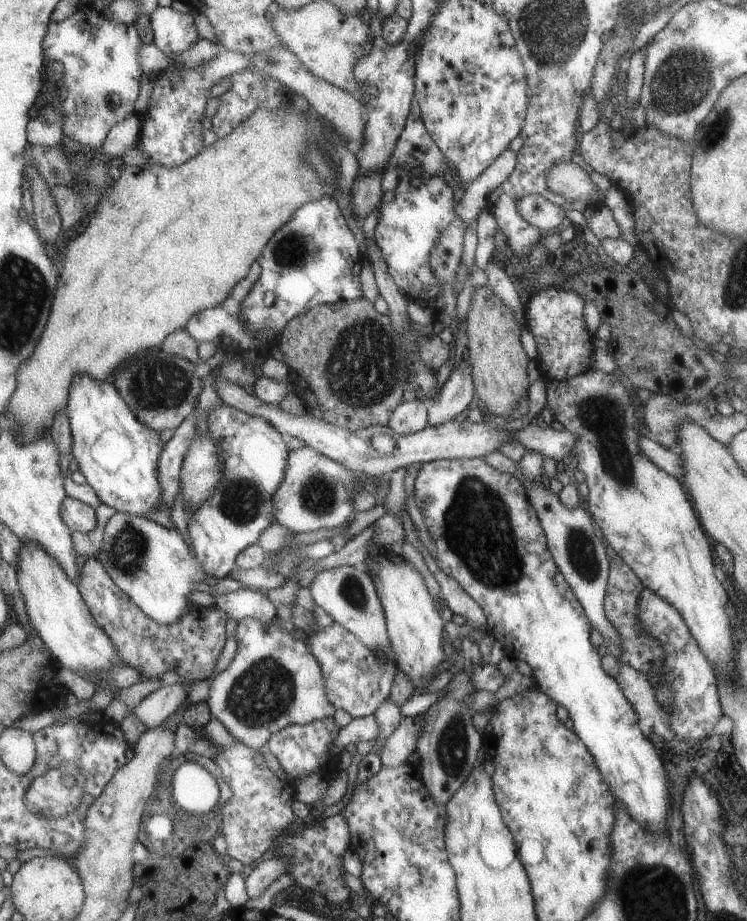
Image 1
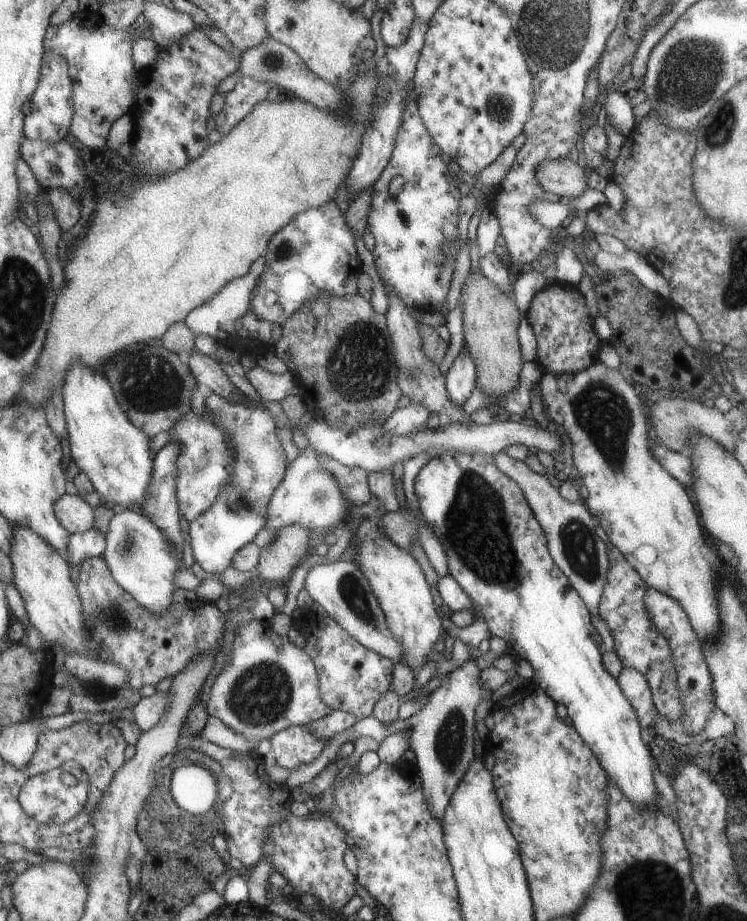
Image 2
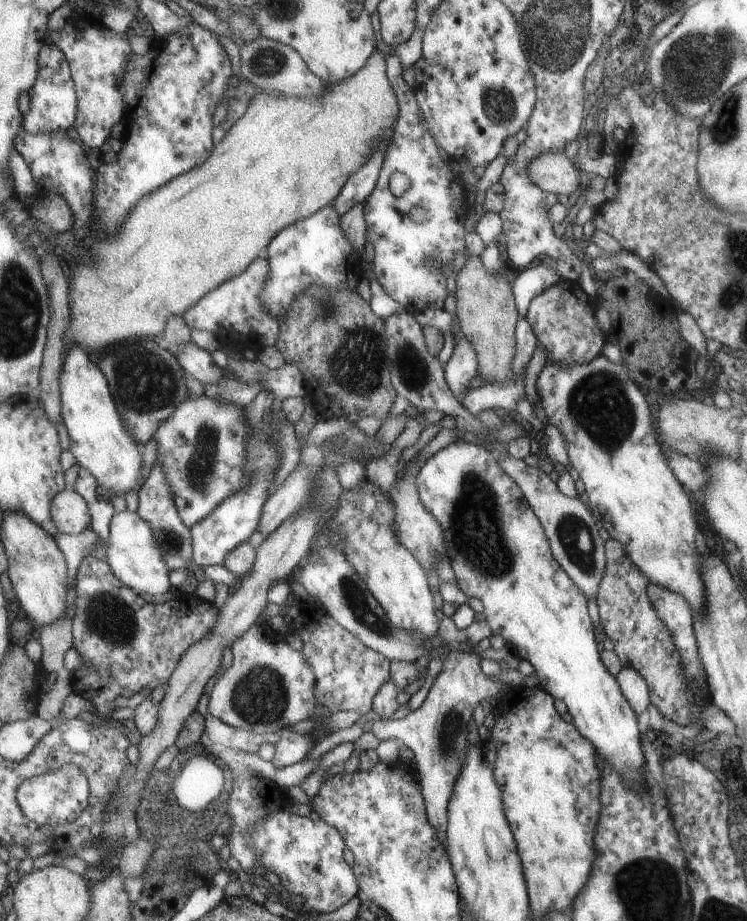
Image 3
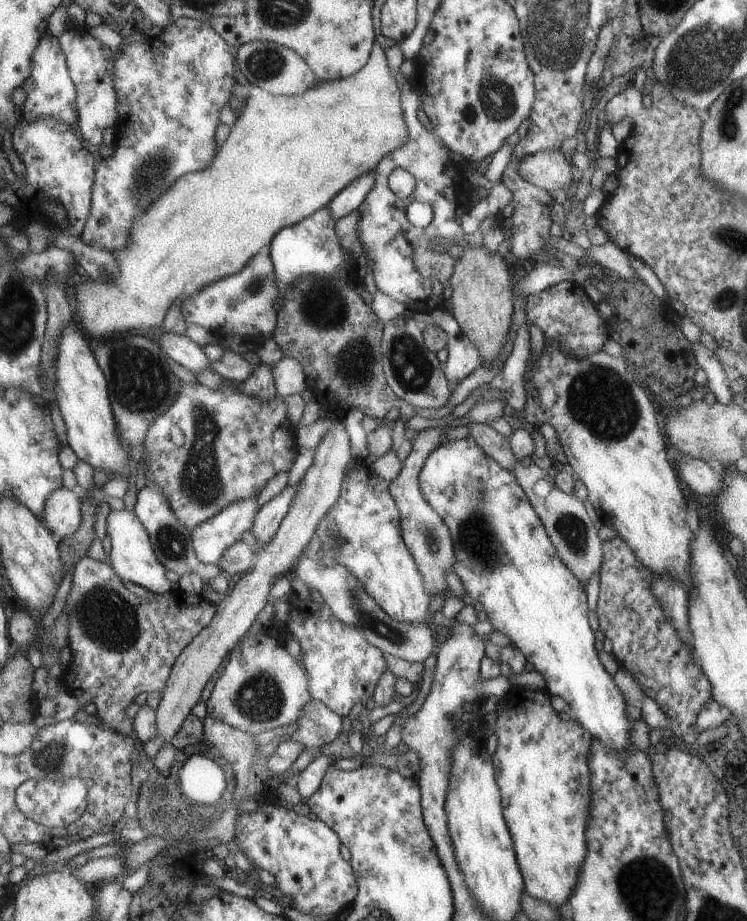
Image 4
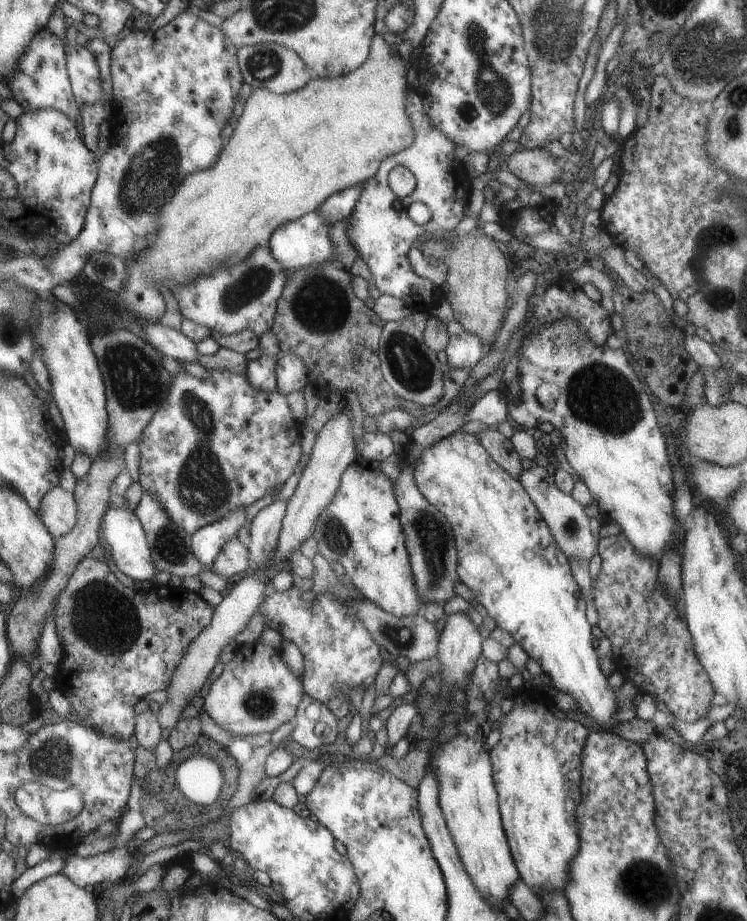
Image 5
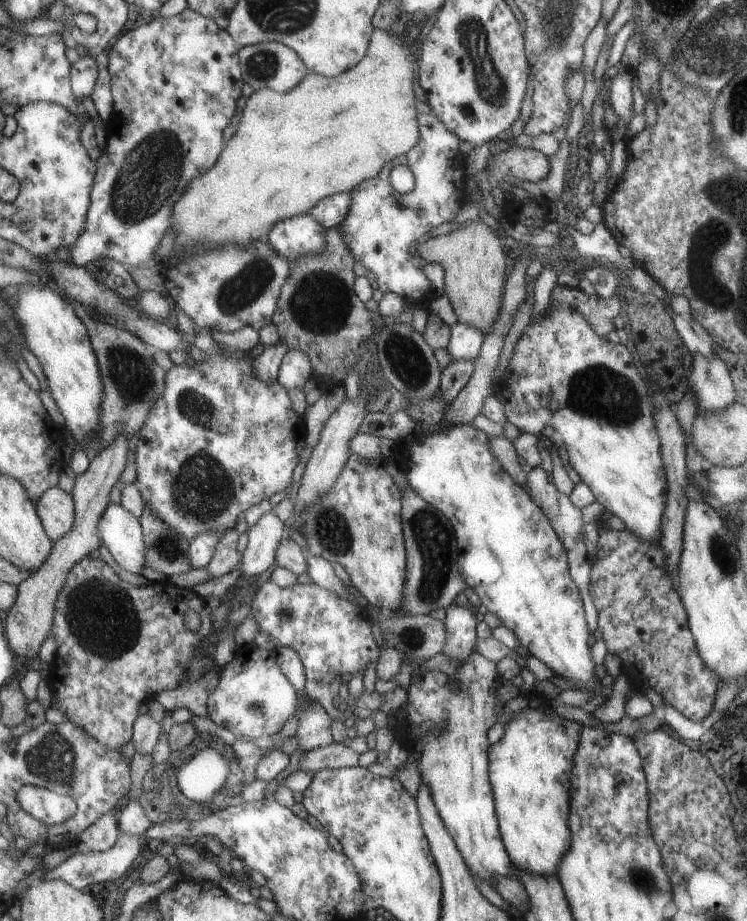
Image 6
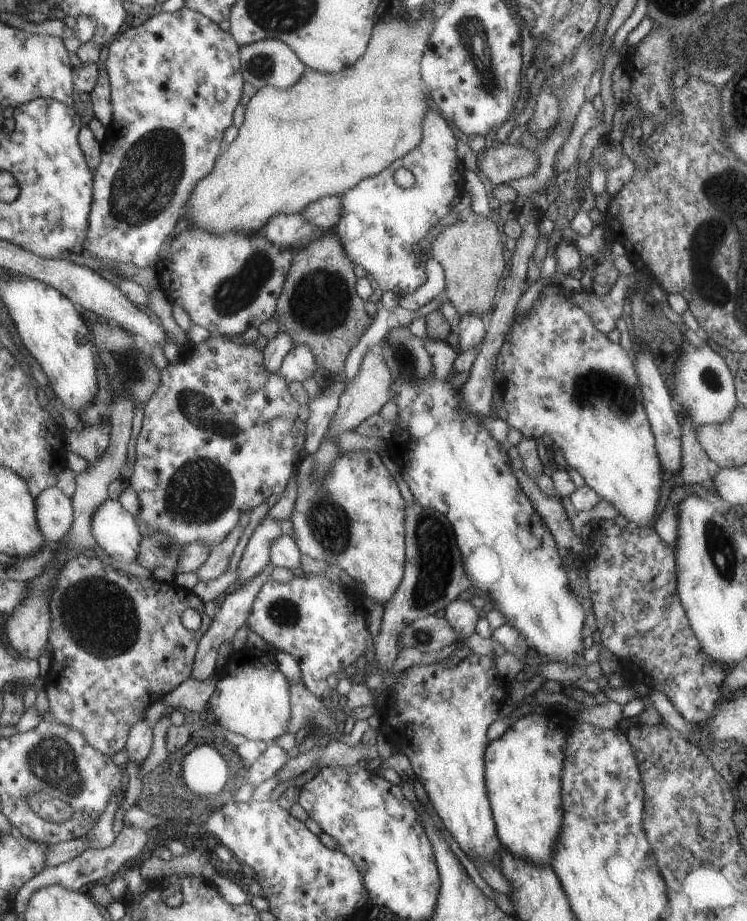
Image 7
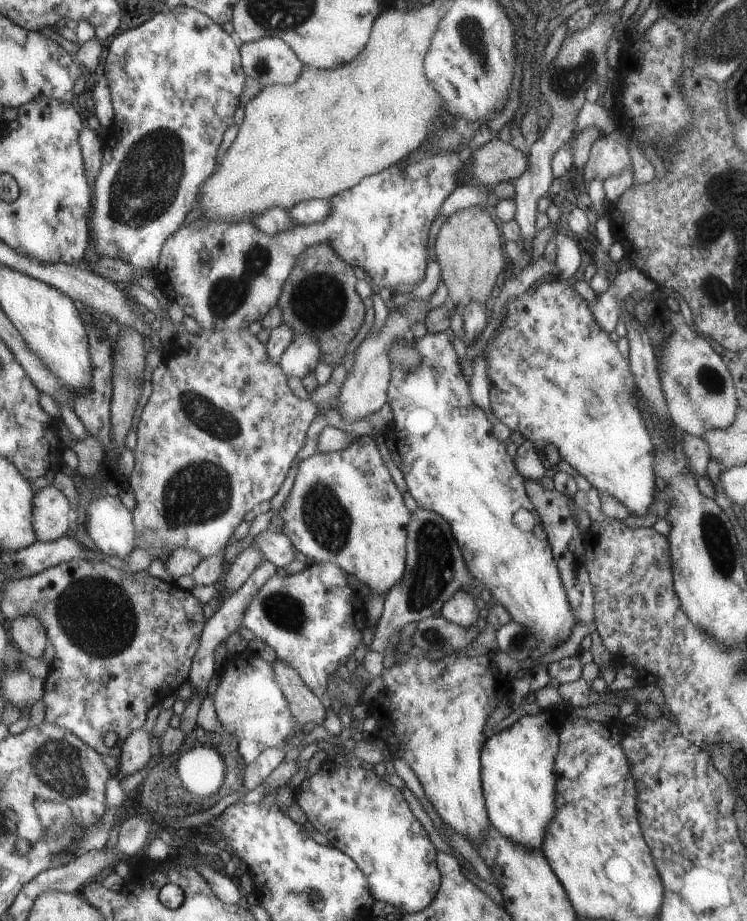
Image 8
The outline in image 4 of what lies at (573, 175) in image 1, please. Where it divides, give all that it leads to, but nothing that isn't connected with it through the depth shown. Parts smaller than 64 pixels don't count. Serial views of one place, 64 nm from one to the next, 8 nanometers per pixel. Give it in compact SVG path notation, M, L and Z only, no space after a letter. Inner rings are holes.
M541 151L523 156L517 164L517 174L540 190L564 190L571 182L569 162L559 151Z

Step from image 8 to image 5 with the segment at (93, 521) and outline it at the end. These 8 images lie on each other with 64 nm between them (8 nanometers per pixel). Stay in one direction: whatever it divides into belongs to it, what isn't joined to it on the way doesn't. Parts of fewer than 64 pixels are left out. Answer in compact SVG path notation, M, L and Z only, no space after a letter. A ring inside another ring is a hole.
M126 507L110 508L102 521L102 535L105 542L110 545L111 556L117 568L132 581L148 581L155 584L157 566L153 564L151 548L148 546L147 536L140 520L136 518L133 511Z

